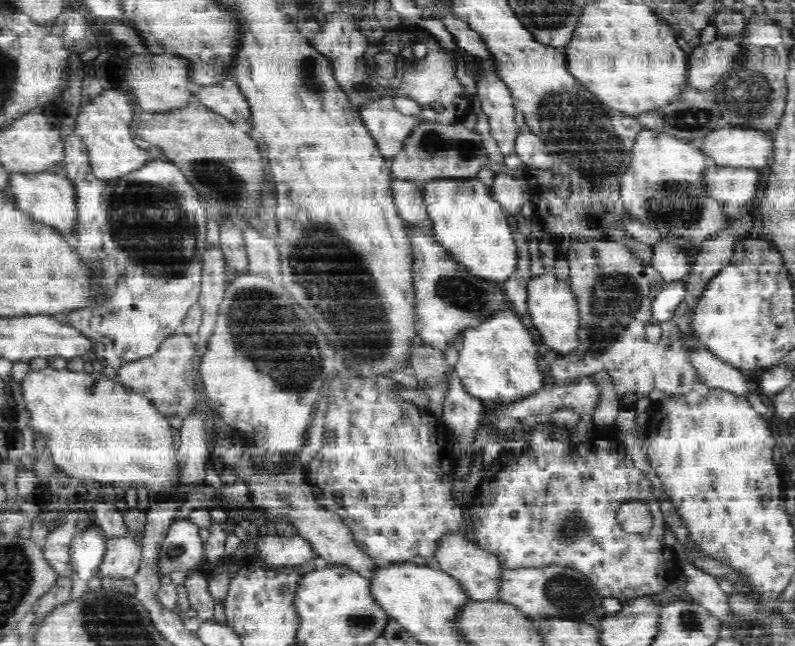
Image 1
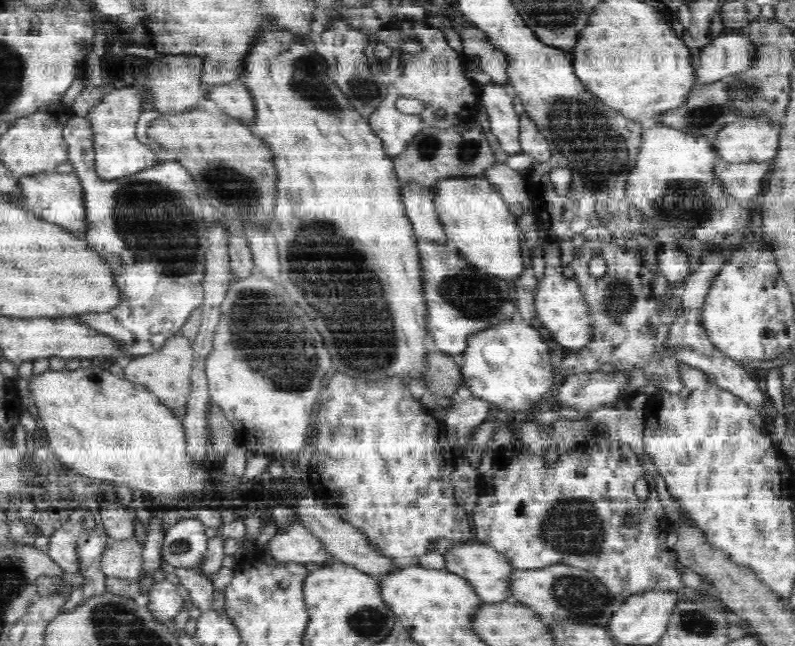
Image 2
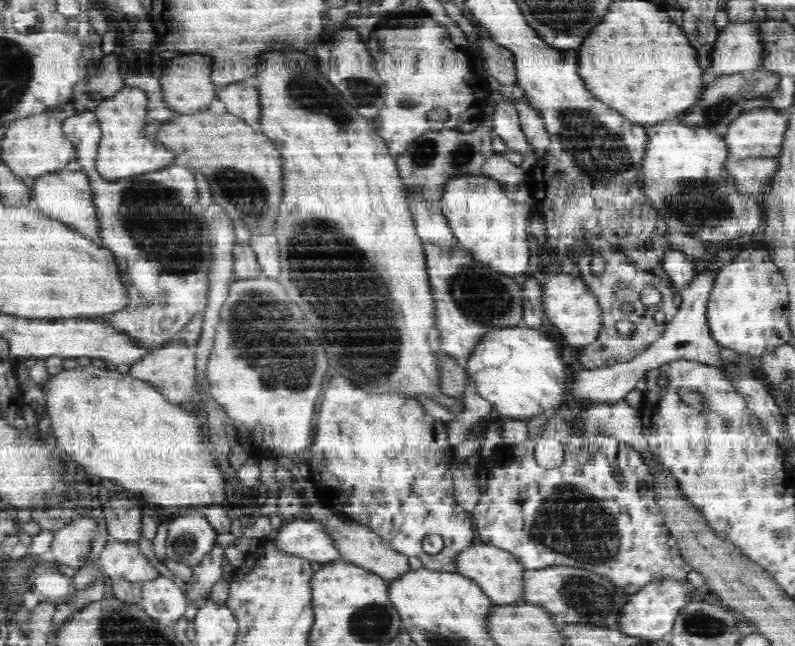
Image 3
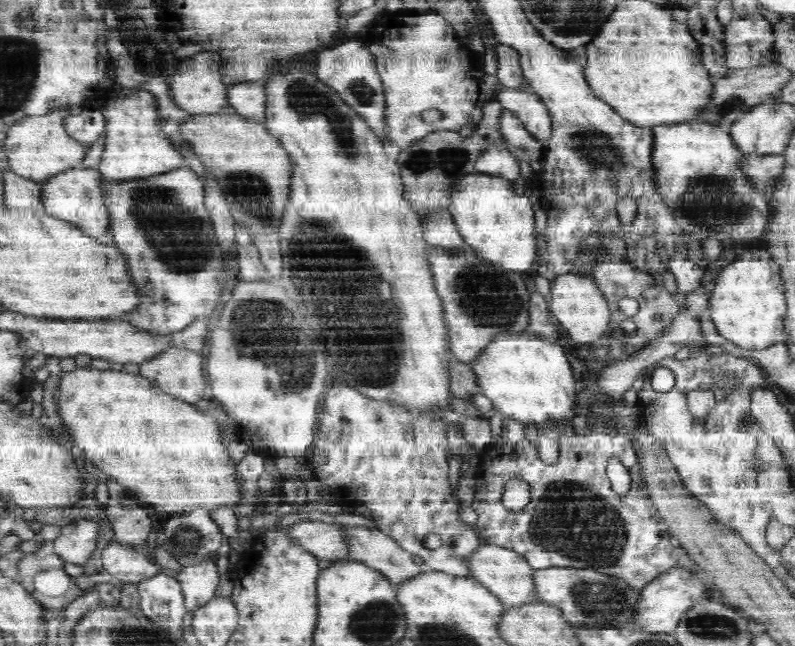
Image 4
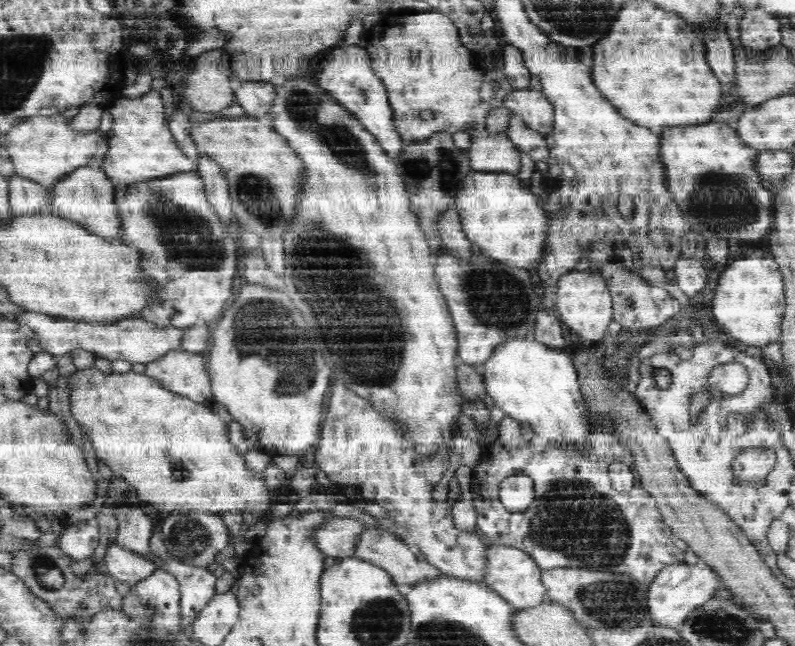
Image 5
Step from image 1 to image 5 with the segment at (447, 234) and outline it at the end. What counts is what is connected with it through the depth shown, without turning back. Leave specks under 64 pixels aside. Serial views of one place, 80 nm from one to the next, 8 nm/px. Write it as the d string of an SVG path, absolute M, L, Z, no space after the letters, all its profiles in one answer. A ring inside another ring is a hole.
M471 171L461 182L455 209L459 210L467 237L484 255L505 264L528 268L545 253L550 216L531 186L522 182L517 174Z

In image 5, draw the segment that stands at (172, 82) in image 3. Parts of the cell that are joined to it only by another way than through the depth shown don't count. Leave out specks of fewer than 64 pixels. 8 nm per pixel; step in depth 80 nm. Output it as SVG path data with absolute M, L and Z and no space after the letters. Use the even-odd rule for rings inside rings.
M224 47L202 53L196 70L186 80L186 100L196 111L214 112L237 104L237 84L232 80L233 54Z

